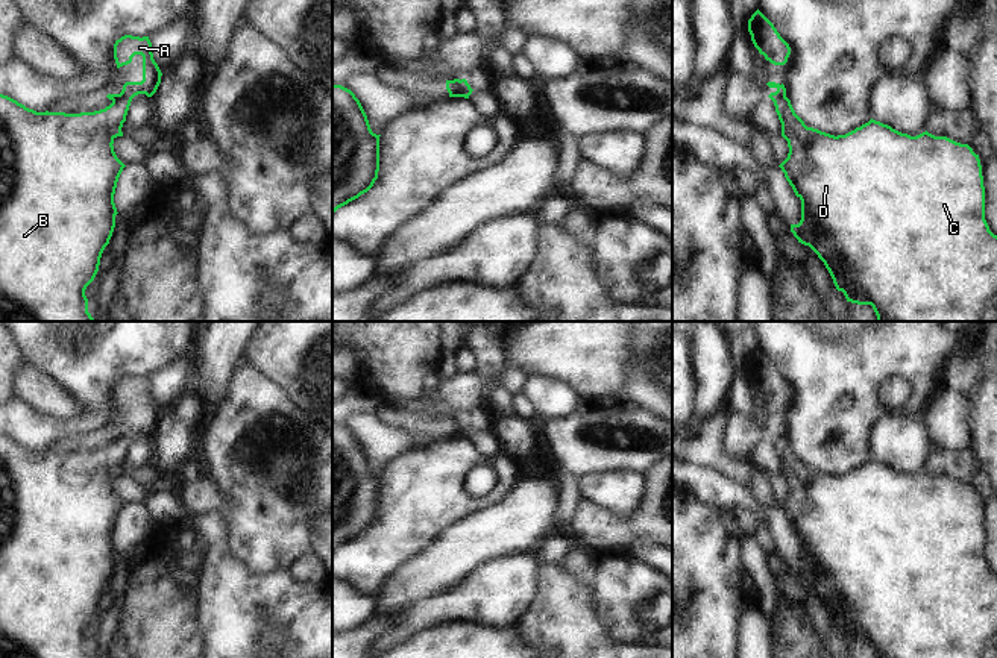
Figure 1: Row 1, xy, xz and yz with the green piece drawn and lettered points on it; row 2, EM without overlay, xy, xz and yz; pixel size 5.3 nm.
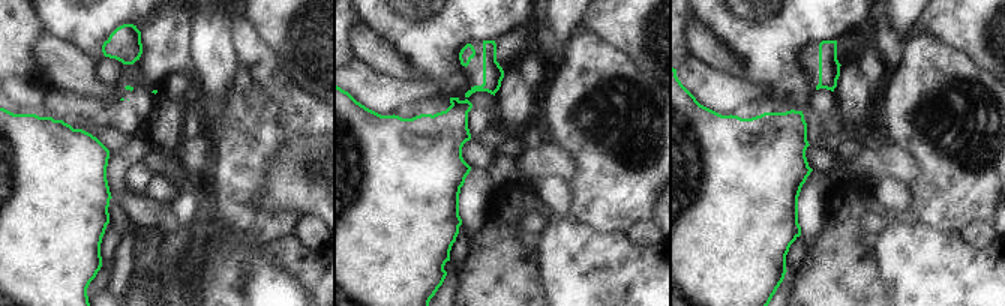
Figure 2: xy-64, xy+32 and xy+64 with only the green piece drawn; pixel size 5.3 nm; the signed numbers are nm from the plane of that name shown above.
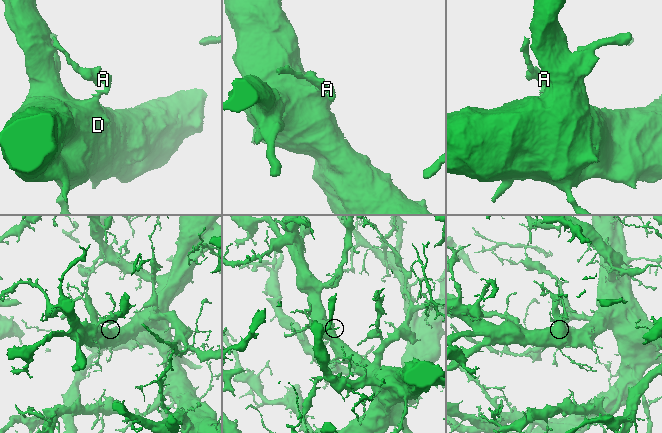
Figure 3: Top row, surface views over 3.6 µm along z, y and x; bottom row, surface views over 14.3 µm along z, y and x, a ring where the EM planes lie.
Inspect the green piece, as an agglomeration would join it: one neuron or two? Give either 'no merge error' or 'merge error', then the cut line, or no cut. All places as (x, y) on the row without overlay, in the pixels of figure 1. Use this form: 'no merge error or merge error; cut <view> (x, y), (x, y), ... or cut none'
merge error; cut xy (132, 435), (123, 435), (113, 441)

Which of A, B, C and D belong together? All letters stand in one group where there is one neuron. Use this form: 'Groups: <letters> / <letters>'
Groups: A / B C D.

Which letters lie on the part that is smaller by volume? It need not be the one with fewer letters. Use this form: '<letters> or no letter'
A.

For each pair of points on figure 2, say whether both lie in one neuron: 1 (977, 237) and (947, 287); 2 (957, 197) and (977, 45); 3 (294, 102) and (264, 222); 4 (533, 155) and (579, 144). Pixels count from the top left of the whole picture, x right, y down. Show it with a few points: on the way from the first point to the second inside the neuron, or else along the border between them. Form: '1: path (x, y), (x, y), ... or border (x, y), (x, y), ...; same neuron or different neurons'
1: border (959, 233), (972, 246), (986, 248), (989, 245); different neurons
2: border (944, 44), (963, 53), (989, 74); different neurons
3: path (264, 132), (245, 152), (245, 195); same neuron
4: border (552, 143), (575, 164), (575, 174), (569, 182); different neurons

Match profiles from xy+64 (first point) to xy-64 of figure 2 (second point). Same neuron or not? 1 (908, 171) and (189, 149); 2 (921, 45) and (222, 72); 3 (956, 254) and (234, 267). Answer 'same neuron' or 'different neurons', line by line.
1: same neuron
2: different neurons
3: same neuron

